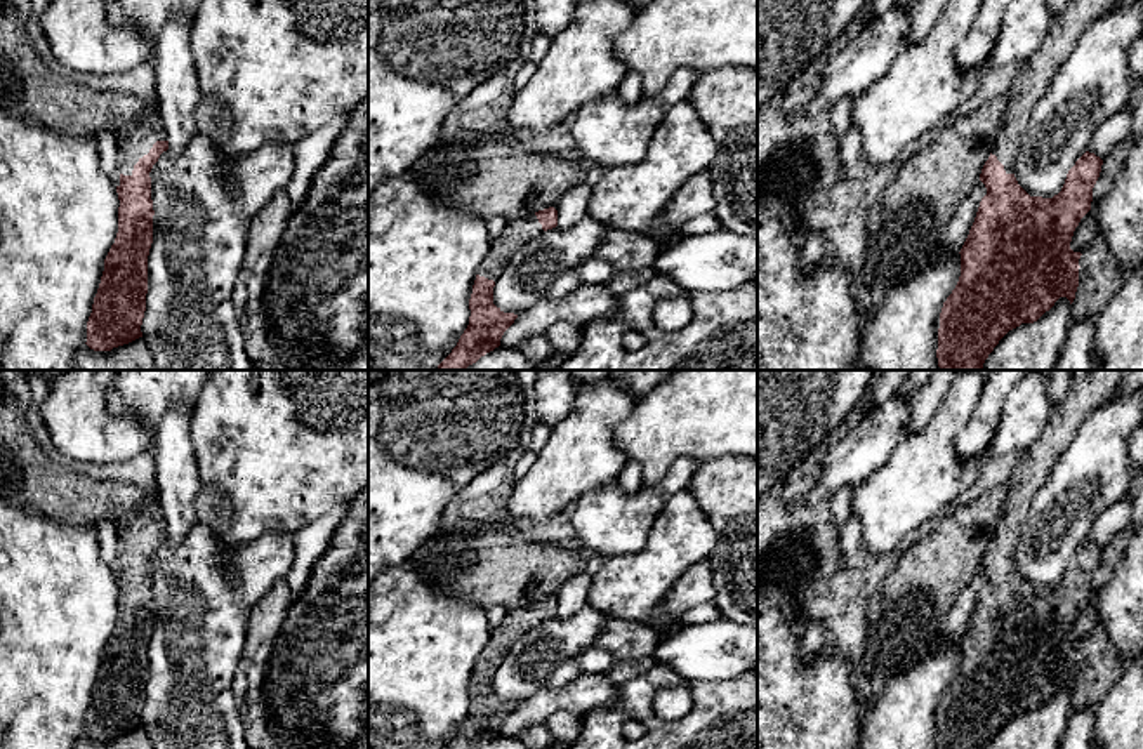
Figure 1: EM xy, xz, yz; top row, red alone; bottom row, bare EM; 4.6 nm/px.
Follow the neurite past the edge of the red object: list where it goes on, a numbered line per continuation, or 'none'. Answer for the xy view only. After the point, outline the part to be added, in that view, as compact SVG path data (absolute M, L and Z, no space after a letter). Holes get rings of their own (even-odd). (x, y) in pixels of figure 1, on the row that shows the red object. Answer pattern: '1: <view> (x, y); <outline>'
1: xy (150, 129); M146 103L137 127L116 139L120 174L132 176L134 165L149 153L156 141L167 141L167 134L156 104Z

